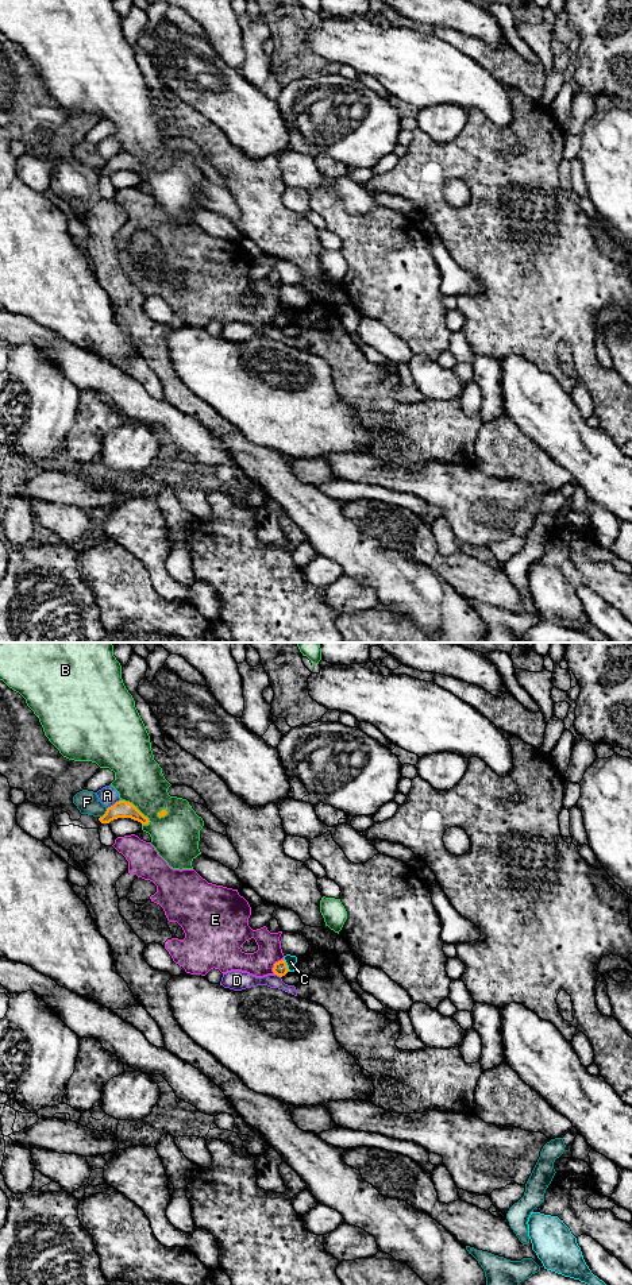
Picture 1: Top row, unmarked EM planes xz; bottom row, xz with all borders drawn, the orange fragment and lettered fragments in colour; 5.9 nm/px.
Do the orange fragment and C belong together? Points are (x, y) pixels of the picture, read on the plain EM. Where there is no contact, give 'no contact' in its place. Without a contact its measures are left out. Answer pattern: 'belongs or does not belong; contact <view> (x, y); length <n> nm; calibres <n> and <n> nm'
does not belong; contact xz (286, 317); length 90 nm; calibres 80 and 70 nm

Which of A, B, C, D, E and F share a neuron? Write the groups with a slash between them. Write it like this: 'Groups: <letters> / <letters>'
Groups: A / B / C / D / E / F

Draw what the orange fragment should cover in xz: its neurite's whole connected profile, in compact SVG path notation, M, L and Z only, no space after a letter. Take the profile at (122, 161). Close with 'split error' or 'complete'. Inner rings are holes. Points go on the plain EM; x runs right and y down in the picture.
M119 153L113 158L108 159L105 166L99 170L101 175L109 175L117 170L131 170L140 174L142 177L149 177L149 170L144 169L132 155L126 153Z; complete

